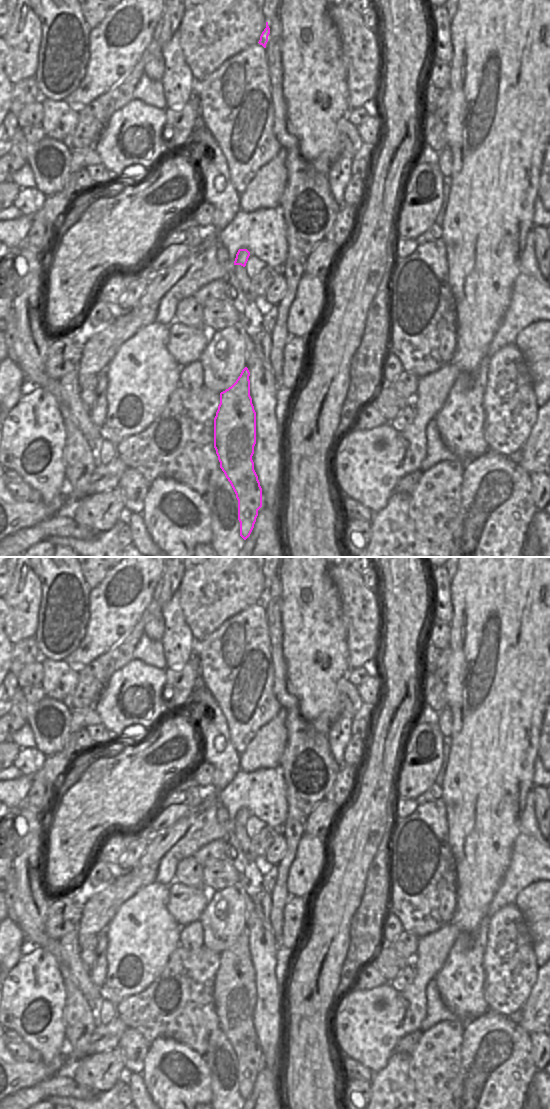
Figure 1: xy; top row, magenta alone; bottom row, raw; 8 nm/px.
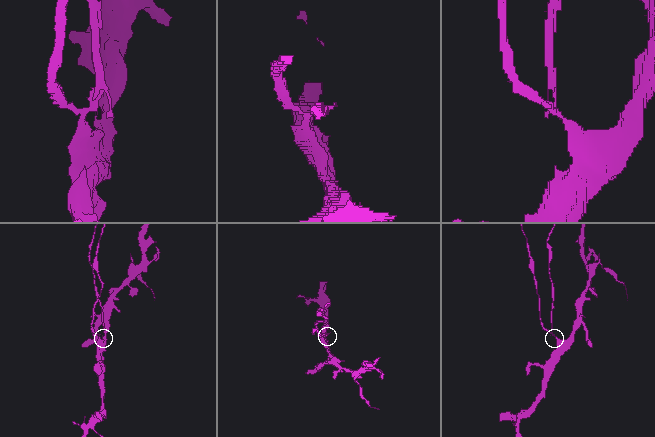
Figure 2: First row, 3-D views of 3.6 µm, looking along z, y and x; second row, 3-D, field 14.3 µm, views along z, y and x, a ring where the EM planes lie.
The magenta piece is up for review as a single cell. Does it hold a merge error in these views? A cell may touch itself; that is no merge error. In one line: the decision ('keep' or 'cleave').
cleave

